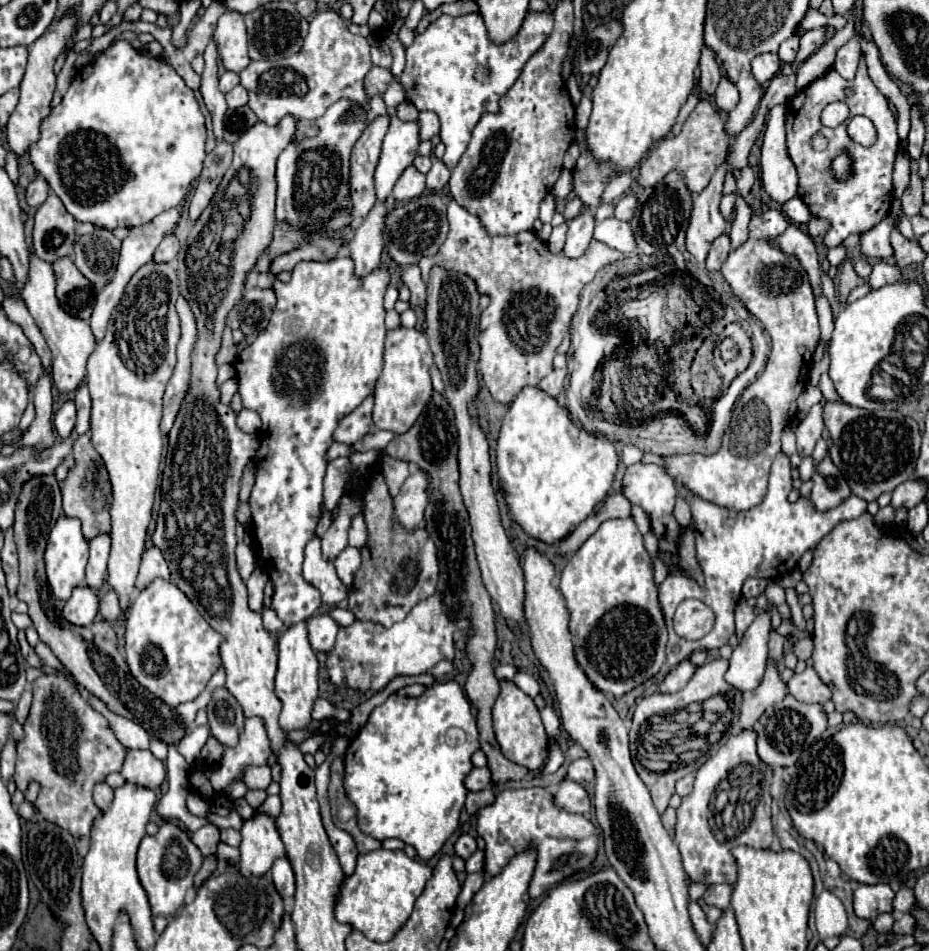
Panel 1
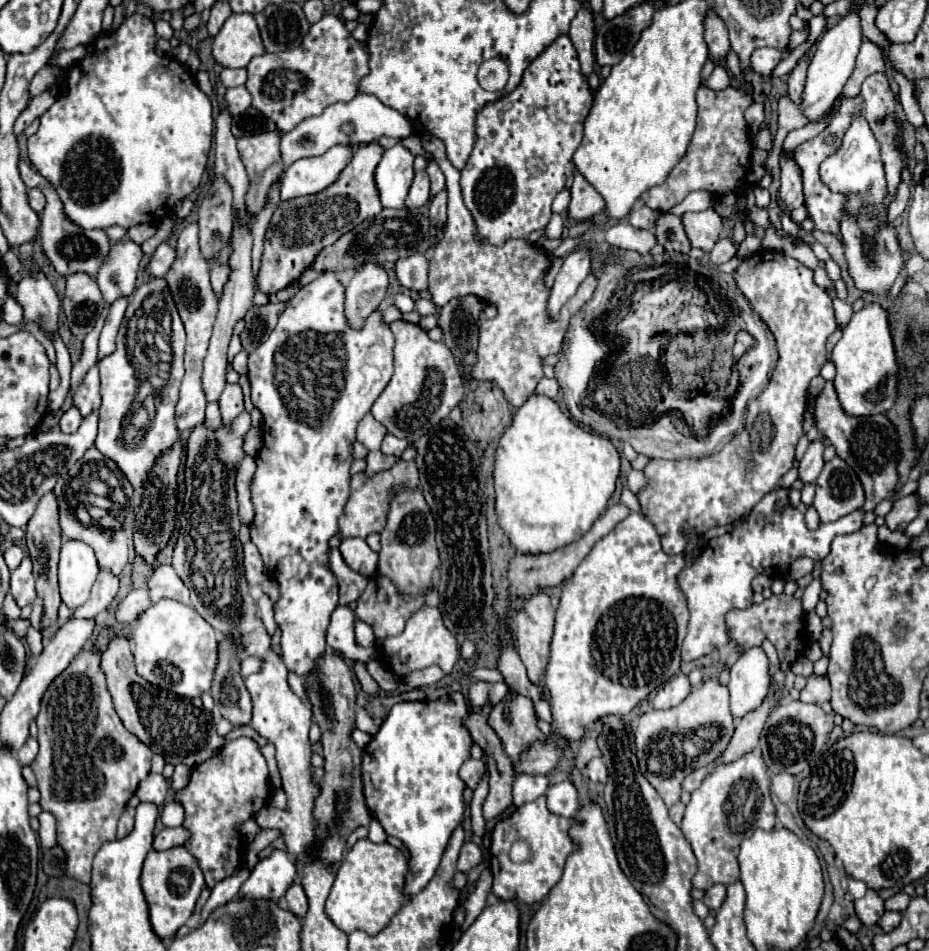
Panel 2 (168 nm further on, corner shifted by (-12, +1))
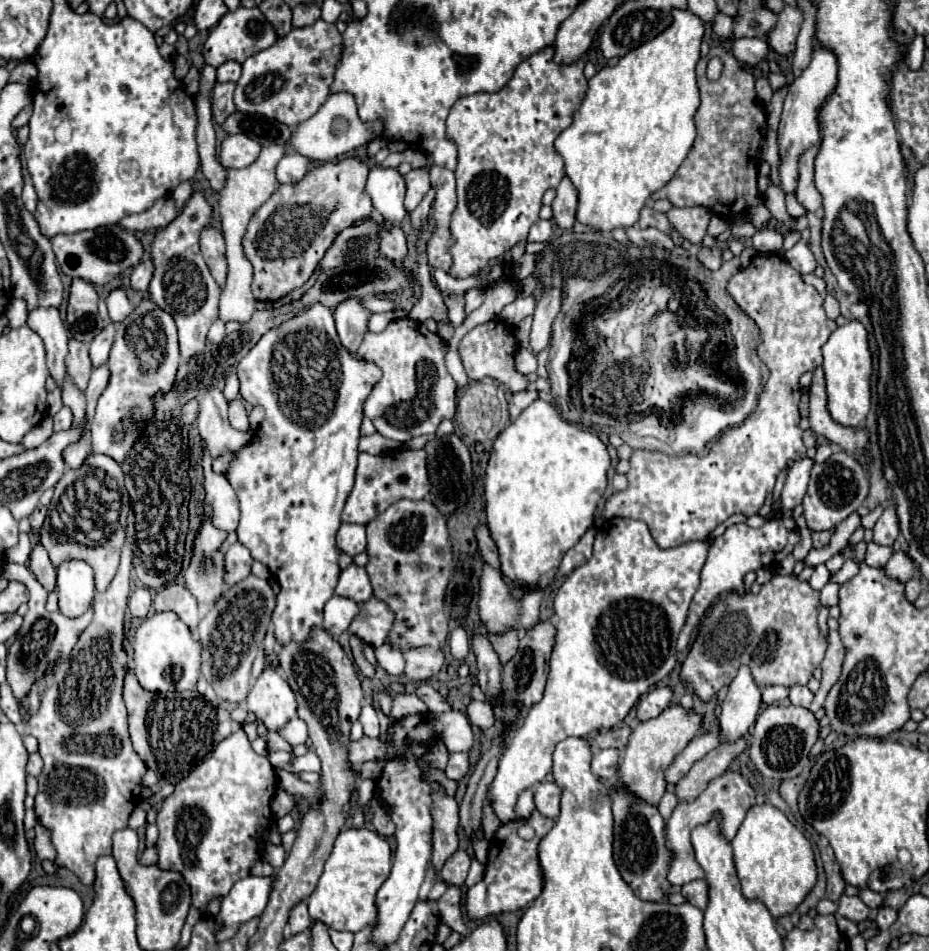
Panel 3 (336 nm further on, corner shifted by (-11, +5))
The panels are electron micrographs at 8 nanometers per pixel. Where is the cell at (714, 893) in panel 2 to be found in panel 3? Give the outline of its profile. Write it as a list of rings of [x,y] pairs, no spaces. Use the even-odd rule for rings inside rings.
[[[693,880],[681,888],[681,894],[685,896],[685,900],[689,904],[697,906],[699,910],[705,910],[705,906],[707,906],[707,882]]]

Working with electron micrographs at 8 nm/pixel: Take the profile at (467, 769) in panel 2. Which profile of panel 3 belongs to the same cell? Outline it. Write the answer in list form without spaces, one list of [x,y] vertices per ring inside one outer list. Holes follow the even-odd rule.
[[[449,752],[449,762],[445,766],[445,776],[449,780],[461,780],[469,770],[469,760],[467,760],[467,754],[461,754],[461,752]]]

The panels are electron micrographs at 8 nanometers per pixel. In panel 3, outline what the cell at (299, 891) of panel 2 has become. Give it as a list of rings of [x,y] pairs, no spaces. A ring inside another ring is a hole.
[[[299,902],[299,906],[295,906],[295,910],[291,910],[291,916],[289,916],[289,932],[291,934],[305,932],[311,926],[311,922],[313,920],[309,916],[307,904],[305,902]]]

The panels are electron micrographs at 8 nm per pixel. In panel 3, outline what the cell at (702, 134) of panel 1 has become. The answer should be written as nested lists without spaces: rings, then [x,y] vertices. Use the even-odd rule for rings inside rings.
[[[713,46],[709,50],[709,54],[701,56],[701,60],[697,62],[697,86],[699,86],[699,92],[701,92],[701,106],[695,112],[695,126],[697,126],[695,144],[689,150],[689,154],[683,160],[683,164],[679,166],[677,174],[671,178],[671,182],[667,186],[663,186],[659,192],[655,192],[651,196],[651,200],[655,202],[659,198],[667,198],[677,208],[683,208],[683,206],[703,206],[709,212],[713,212],[715,216],[721,216],[725,220],[731,220],[737,214],[747,210],[747,212],[753,214],[751,224],[757,230],[761,230],[761,228],[765,228],[771,222],[773,216],[767,210],[767,206],[763,204],[763,198],[761,198],[763,194],[759,190],[755,190],[755,180],[753,178],[751,178],[753,196],[751,196],[751,184],[749,184],[749,162],[757,164],[757,160],[759,160],[759,142],[761,142],[763,130],[765,130],[765,112],[759,106],[759,98],[757,98],[757,92],[755,92],[755,78],[725,48]],[[713,56],[719,56],[723,60],[725,68],[723,68],[723,74],[721,74],[719,80],[709,82],[705,78],[705,66],[707,66],[707,60],[713,58]]]

